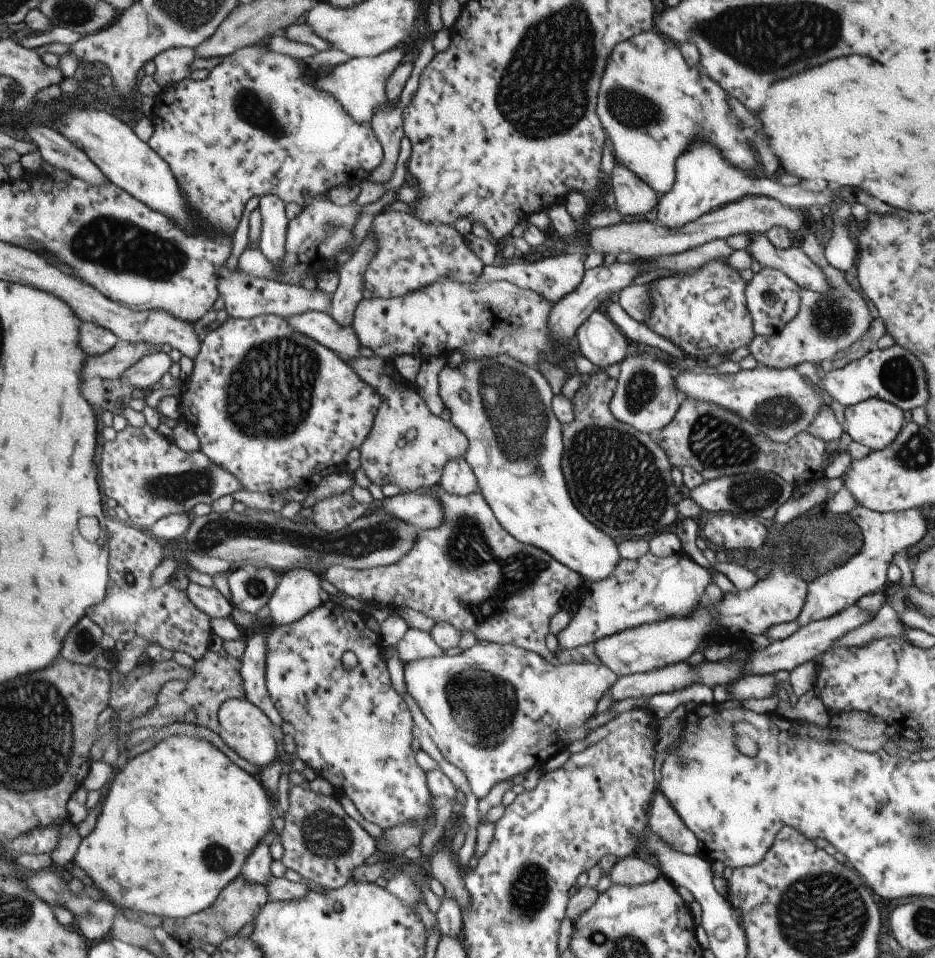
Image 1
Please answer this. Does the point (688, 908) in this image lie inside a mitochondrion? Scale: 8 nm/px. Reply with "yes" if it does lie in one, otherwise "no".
no

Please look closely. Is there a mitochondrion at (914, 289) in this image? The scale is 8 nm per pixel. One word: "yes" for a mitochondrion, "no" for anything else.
no

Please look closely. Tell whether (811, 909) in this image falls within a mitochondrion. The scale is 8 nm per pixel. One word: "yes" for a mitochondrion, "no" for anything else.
yes

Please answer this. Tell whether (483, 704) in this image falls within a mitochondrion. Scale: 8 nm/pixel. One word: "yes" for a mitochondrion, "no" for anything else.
yes

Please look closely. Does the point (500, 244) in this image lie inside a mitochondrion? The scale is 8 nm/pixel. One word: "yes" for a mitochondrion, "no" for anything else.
no

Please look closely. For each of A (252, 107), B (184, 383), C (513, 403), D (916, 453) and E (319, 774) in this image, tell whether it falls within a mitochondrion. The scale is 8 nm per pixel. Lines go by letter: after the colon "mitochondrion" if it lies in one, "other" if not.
A: mitochondrion
B: other
C: mitochondrion
D: mitochondrion
E: other

